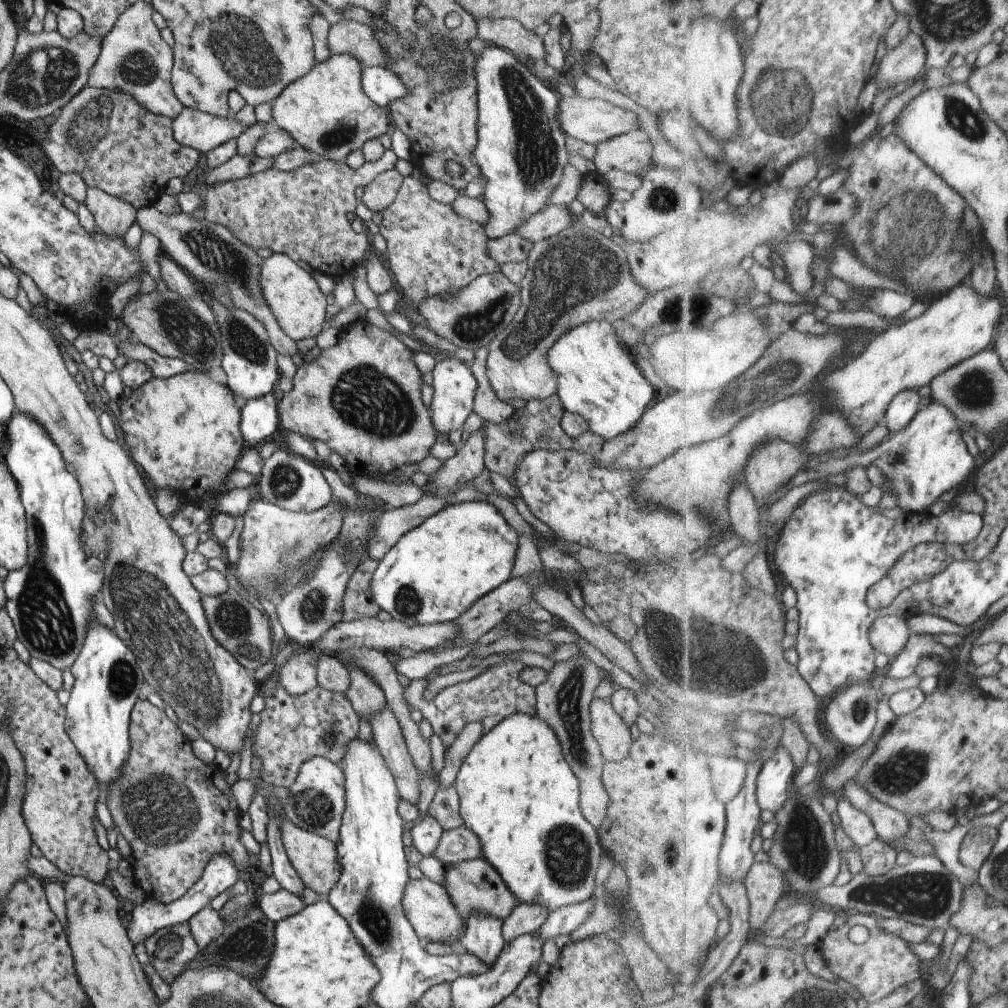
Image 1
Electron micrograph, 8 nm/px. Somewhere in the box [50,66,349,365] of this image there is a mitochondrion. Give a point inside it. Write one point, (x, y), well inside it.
(90, 125)

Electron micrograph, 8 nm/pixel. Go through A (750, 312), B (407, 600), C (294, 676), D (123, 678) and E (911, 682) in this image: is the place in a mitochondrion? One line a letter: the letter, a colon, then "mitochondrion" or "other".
A: other
B: mitochondrion
C: other
D: mitochondrion
E: other

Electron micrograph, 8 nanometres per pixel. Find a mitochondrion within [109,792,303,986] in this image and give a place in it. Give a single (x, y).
(170, 942)

